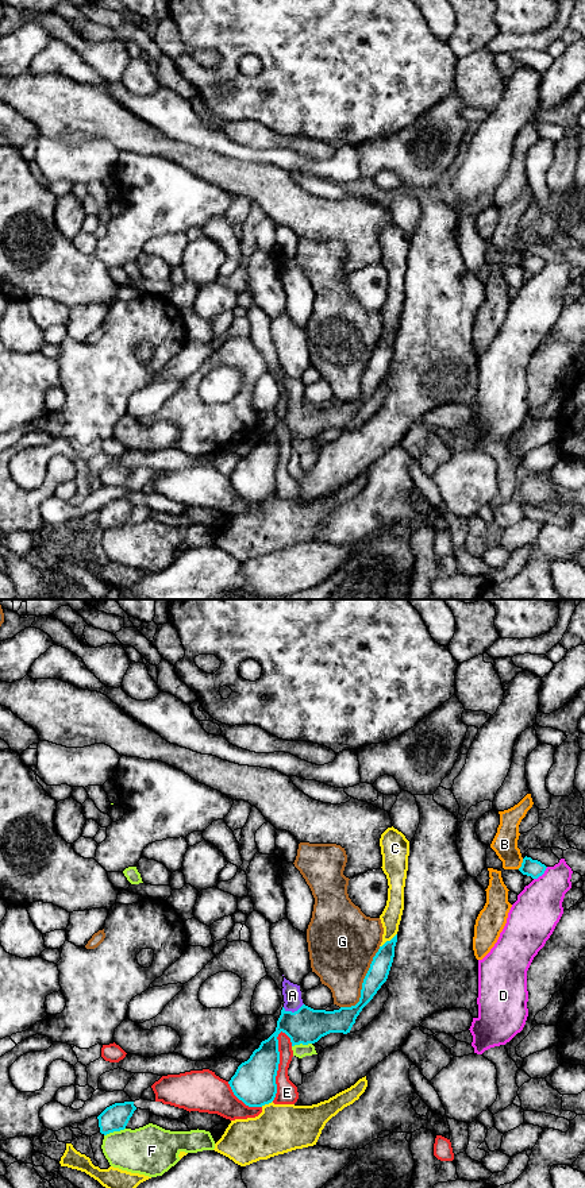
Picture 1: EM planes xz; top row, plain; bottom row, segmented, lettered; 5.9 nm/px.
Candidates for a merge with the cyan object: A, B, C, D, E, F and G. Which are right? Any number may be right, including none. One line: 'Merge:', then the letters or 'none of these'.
Merge: A

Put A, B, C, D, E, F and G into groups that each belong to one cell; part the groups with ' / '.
A / B / C / D / E / F / G

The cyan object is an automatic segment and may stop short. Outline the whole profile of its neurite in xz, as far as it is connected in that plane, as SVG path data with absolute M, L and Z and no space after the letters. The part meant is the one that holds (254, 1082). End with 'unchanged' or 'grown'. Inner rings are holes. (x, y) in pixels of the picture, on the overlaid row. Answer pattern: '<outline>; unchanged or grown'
M397 934L380 946L363 979L359 1002L351 1007L340 1007L334 1011L313 1010L303 1003L300 986L284 977L285 1003L276 1031L261 1042L247 1061L238 1066L228 1081L234 1095L249 1107L262 1107L274 1100L280 1064L277 1037L281 1031L290 1038L292 1046L315 1044L330 1033L350 1033L362 1008L386 981L396 942Z; grown

